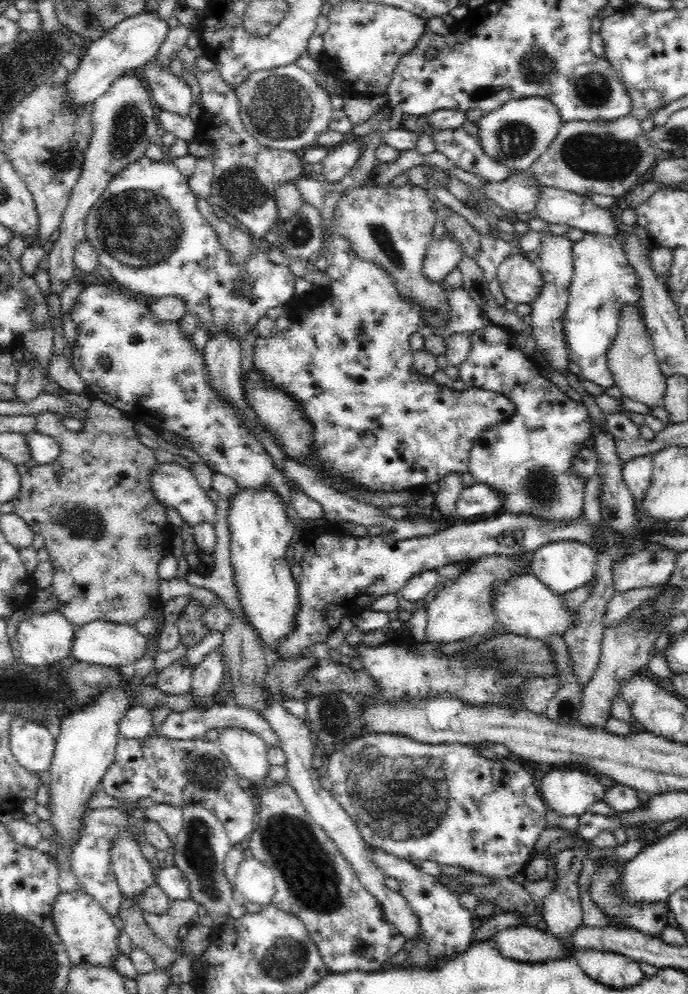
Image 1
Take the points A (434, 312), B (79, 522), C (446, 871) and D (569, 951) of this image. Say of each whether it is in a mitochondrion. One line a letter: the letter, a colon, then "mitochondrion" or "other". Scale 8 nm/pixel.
A: mitochondrion
B: mitochondrion
C: other
D: other

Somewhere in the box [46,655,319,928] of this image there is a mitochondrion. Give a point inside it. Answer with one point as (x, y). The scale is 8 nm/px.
(197, 852)

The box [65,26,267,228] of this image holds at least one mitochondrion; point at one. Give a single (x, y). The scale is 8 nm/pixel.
(128, 126)

